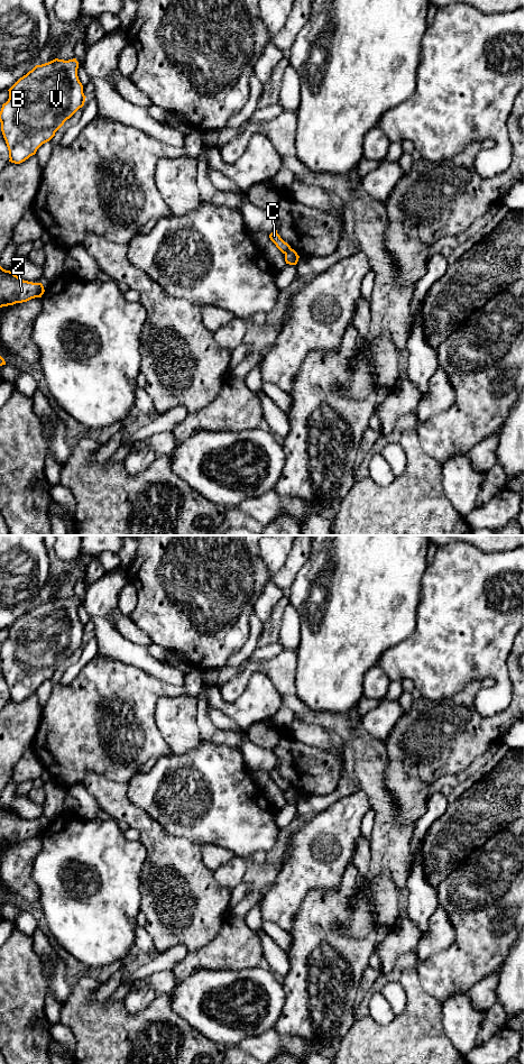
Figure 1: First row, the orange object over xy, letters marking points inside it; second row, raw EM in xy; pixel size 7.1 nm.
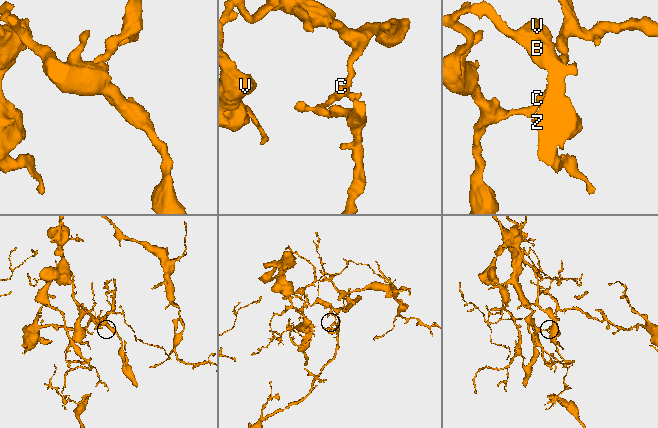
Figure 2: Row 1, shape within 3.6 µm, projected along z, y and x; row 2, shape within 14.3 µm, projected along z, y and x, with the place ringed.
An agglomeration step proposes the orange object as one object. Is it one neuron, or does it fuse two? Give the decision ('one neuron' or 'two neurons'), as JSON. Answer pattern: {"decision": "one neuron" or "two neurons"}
{"decision": "two neurons"}

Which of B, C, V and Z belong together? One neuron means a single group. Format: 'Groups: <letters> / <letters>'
Groups: B V Z / C

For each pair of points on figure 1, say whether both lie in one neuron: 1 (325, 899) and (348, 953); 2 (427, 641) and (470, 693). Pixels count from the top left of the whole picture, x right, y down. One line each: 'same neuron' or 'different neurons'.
1: same neuron
2: different neurons

